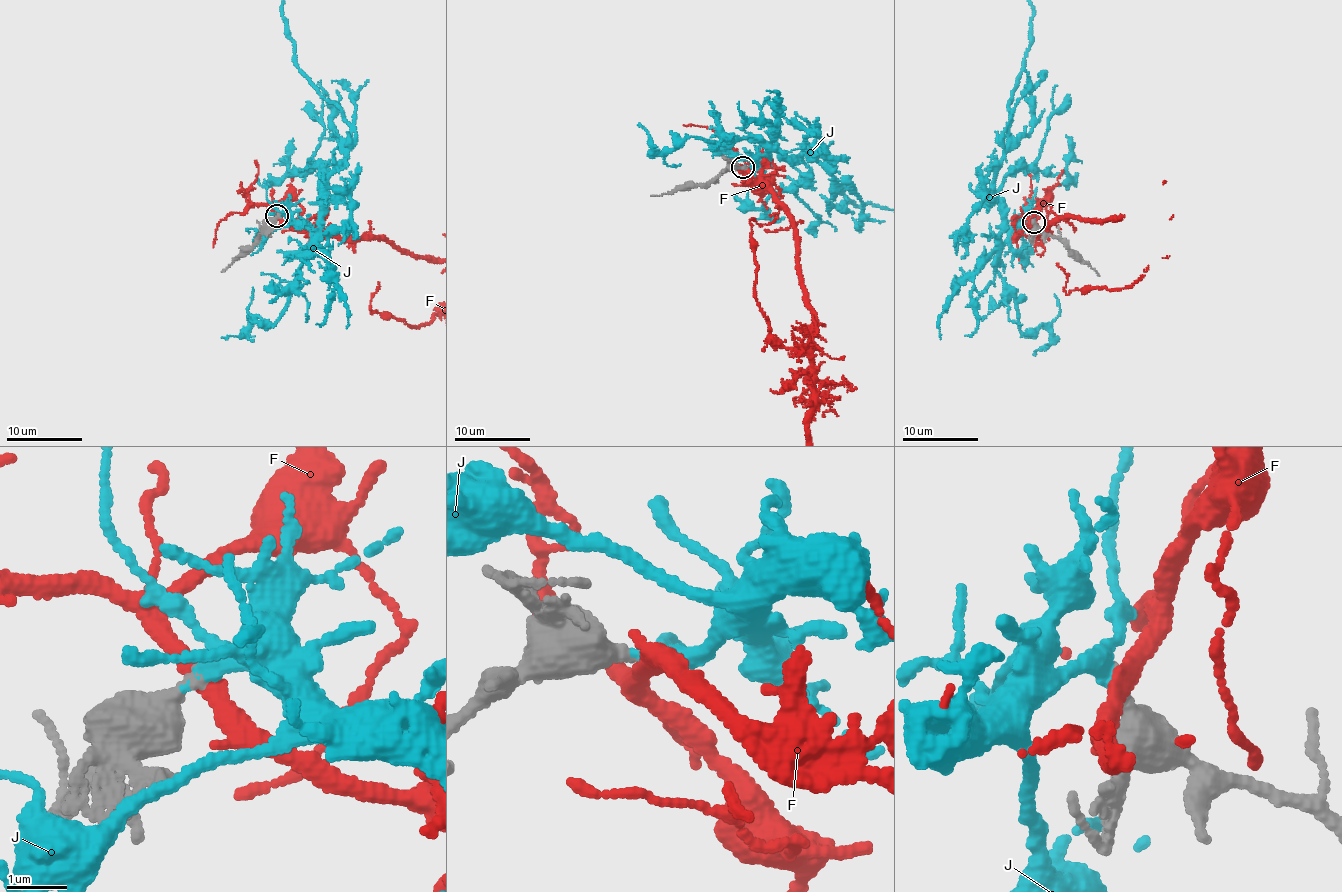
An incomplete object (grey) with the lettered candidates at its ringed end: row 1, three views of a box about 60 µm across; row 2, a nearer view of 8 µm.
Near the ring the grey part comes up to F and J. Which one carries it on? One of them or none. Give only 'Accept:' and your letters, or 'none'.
Accept: J

